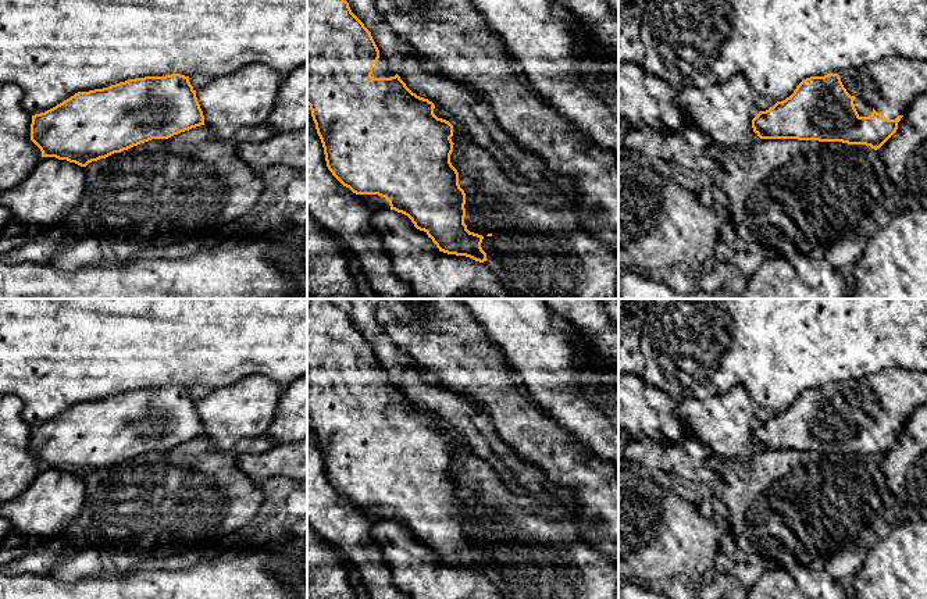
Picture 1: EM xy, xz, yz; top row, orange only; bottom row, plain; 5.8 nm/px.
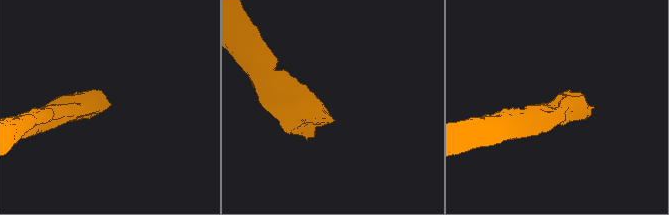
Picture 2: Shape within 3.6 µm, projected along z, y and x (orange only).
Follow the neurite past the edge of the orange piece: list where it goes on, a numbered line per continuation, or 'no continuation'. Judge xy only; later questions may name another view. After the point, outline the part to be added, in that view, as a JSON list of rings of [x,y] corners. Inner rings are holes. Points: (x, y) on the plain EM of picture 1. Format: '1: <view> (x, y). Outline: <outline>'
no continuation

